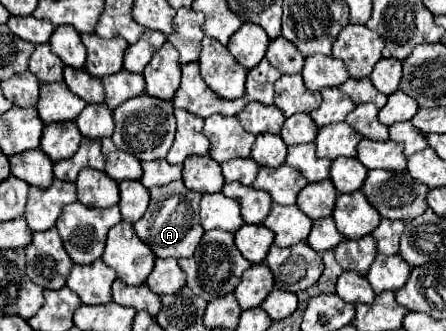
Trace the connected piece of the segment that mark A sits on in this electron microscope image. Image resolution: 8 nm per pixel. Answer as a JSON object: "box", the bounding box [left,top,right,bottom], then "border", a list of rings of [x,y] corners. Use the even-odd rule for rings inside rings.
{"box":[134,181,204,259],"border":[[[172,181],[164,187],[152,187],[150,195],[152,195],[152,199],[150,199],[150,205],[148,205],[148,213],[144,213],[144,217],[134,223],[136,235],[158,257],[164,257],[164,259],[166,257],[174,257],[174,259],[192,257],[196,245],[200,243],[200,239],[204,235],[204,229],[196,221],[202,193],[186,189],[186,185],[182,181]]]}

